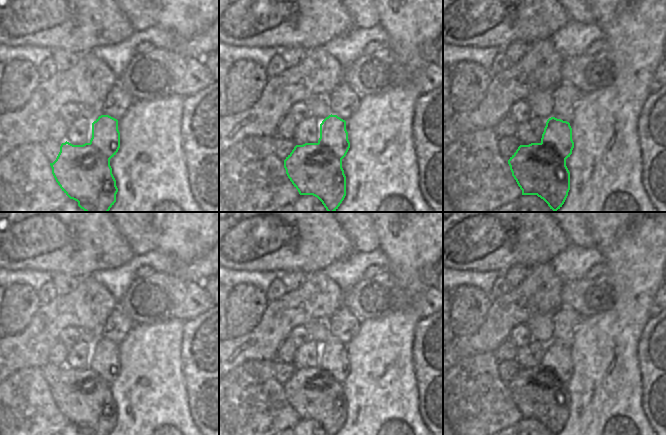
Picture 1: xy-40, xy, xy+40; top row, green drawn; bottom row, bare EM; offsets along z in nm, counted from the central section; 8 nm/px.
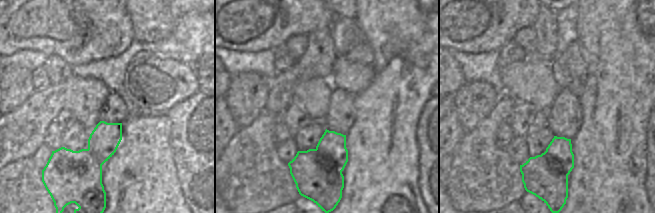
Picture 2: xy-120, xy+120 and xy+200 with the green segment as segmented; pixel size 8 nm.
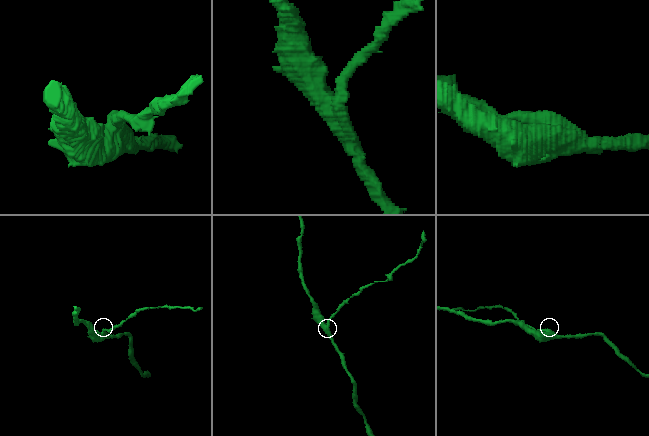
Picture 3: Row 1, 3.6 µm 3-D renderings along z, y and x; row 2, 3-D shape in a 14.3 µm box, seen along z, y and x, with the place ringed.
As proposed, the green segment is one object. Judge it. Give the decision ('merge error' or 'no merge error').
merge error

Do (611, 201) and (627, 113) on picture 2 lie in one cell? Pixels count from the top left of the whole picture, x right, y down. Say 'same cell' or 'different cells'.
same cell

